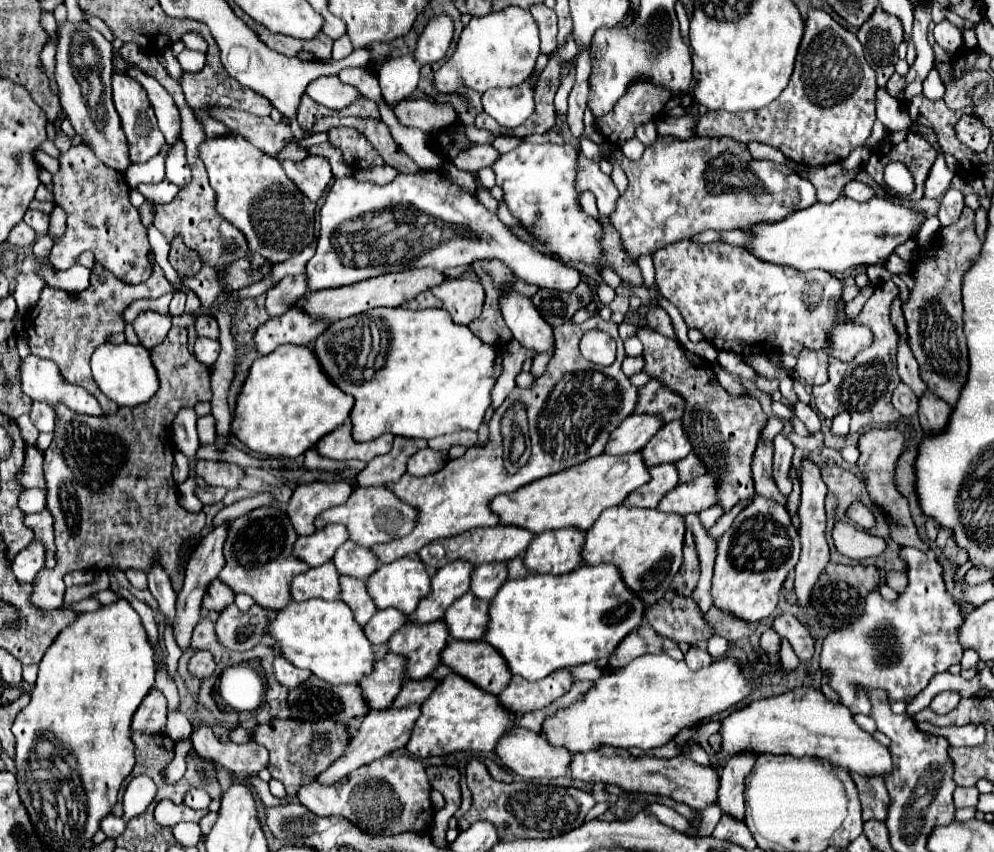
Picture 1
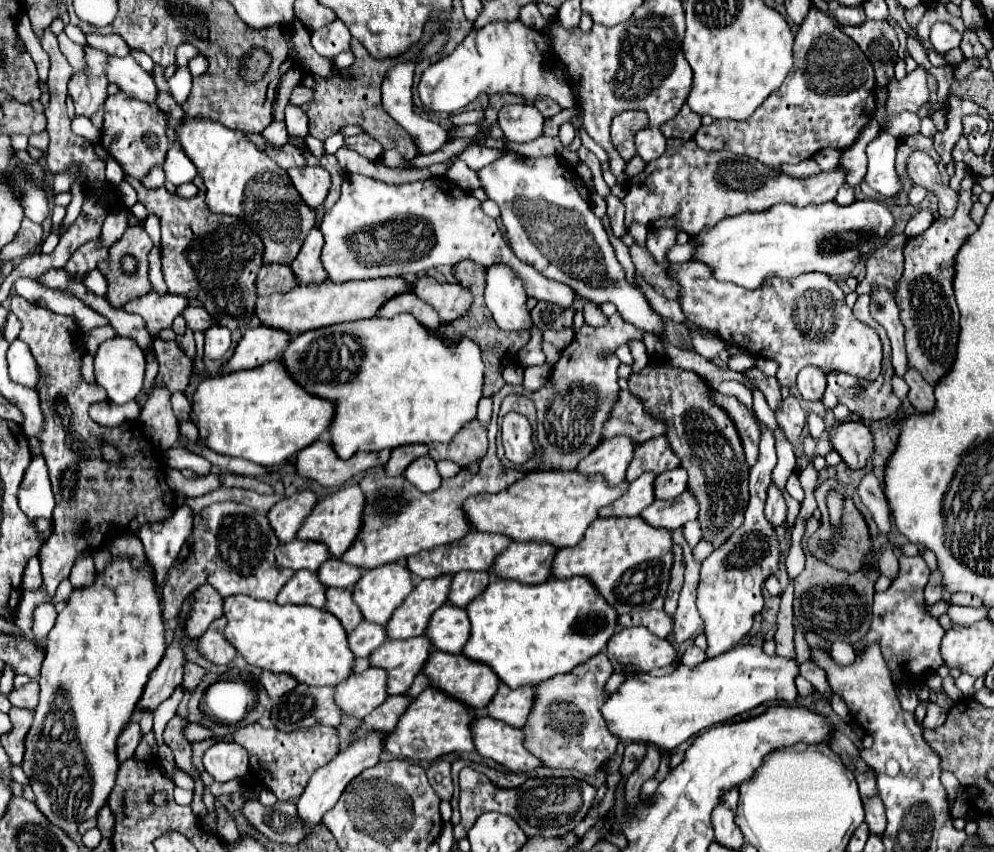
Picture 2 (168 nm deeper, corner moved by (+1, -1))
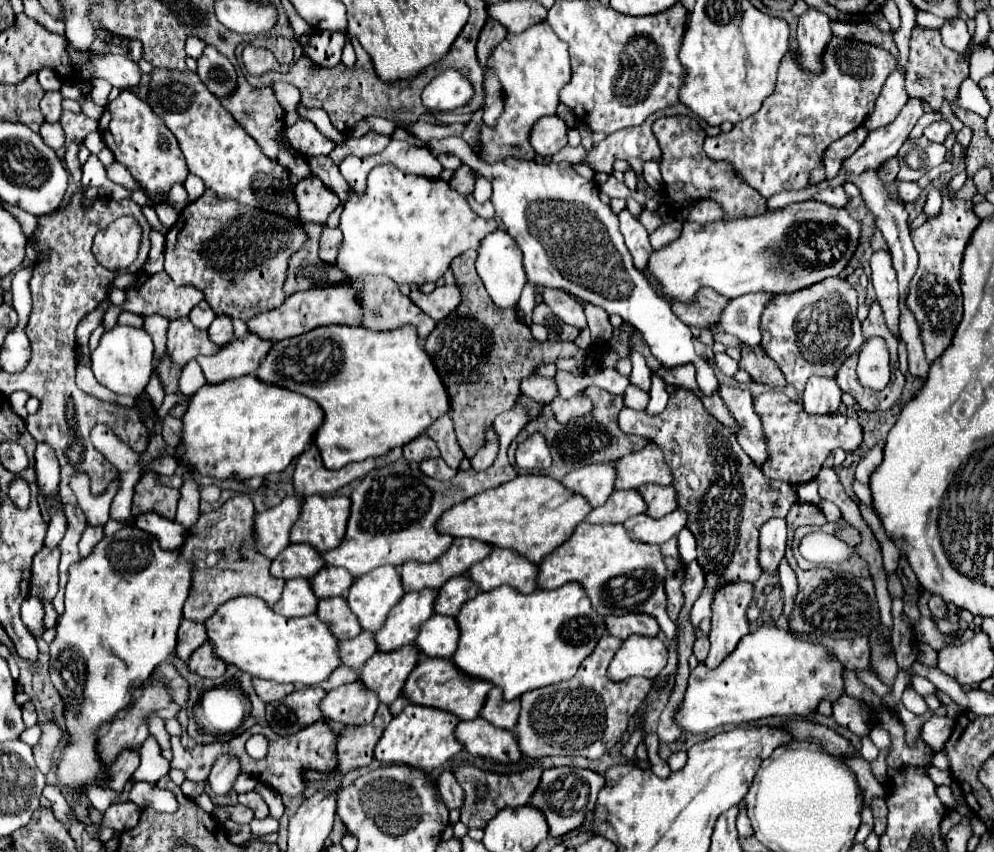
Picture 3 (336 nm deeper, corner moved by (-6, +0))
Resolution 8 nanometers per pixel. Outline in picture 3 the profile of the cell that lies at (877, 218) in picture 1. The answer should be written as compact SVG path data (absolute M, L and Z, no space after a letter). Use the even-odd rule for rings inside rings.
M821 202L789 204L783 210L759 216L737 218L731 222L699 224L685 222L677 240L649 256L645 276L655 278L665 300L691 304L701 288L713 288L717 294L737 298L749 292L797 292L828 277L837 277L847 266L859 242L859 224L845 208L829 208ZM791 232L813 232L815 250L831 250L831 262L813 264L809 258L789 248ZM769 276L769 278L767 278ZM807 276L807 278L795 278Z

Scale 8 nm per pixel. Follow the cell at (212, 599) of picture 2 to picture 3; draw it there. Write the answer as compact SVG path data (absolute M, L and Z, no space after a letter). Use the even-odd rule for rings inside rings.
M183 620L179 626L179 636L177 636L177 648L175 654L183 662L189 660L189 656L205 642L205 626L197 622Z

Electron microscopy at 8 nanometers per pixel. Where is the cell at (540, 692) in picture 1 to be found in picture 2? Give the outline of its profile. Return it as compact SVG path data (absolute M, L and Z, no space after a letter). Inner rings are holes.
M500 685L494 699L488 703L488 715L522 729L534 707L534 697L536 697L534 685L526 685L518 689Z

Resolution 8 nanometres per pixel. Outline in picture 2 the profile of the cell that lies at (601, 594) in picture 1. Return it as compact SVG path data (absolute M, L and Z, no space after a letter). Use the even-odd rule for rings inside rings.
M580 575L568 577L568 579L548 579L546 583L538 583L538 585L524 585L524 583L518 583L518 581L512 581L512 579L496 579L496 581L492 581L492 583L486 587L486 591L484 591L480 597L476 597L476 599L466 607L466 611L468 611L468 617L470 617L470 623L472 623L472 631L470 631L470 639L468 639L468 643L464 645L464 651L462 651L462 653L464 653L466 657L474 659L474 661L482 661L482 663L490 665L492 671L494 671L510 689L516 689L516 687L522 687L522 685L528 685L528 683L538 685L538 683L542 683L542 681L546 681L546 679L552 679L552 677L558 675L558 673L566 673L566 671L574 669L576 665L580 665L580 663L588 661L588 659L592 659L594 655L602 653L602 651L606 649L606 643L610 641L610 637L620 629L618 611L598 593L598 589L592 585L592 581L590 581L588 577L580 577Z

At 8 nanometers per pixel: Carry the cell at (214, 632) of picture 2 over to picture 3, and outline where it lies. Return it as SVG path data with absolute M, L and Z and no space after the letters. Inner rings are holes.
M209 642L201 644L189 658L189 668L201 678L219 678L225 674L227 666L221 664L221 660L213 660L213 650L209 648Z

